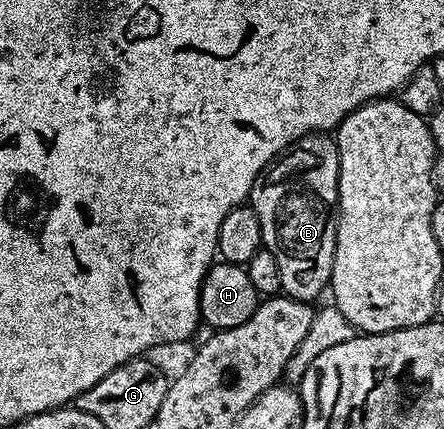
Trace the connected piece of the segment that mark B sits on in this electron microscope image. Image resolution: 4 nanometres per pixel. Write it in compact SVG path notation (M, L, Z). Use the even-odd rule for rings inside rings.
M329 134L305 135L293 147L278 156L250 190L249 206L260 217L262 245L276 257L280 265L281 294L288 299L313 304L314 298L330 286L332 261L338 228L338 145Z

